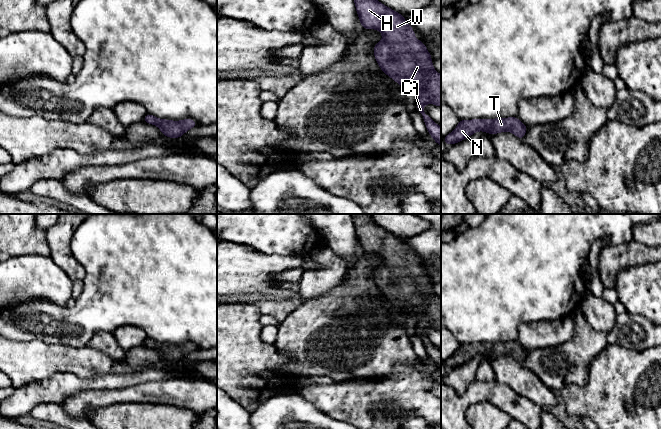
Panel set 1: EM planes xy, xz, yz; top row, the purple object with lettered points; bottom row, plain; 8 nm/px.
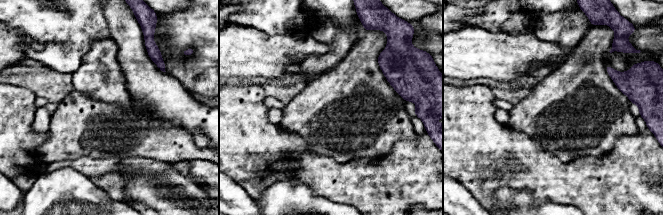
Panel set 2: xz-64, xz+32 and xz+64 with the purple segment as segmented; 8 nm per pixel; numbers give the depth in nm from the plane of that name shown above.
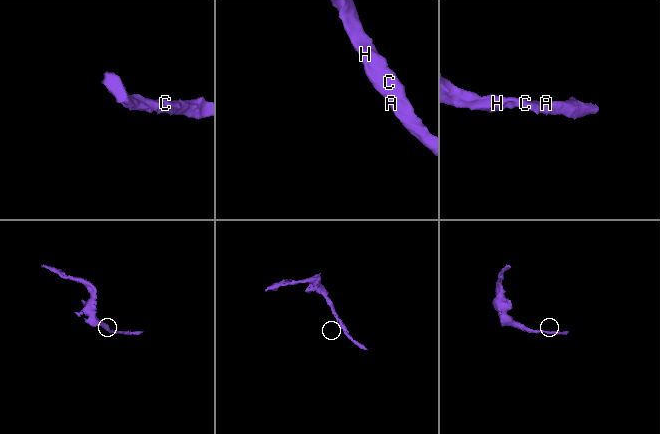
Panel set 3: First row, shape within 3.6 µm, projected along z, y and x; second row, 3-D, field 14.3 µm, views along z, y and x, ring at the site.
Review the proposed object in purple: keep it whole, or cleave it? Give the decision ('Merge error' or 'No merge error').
No merge error

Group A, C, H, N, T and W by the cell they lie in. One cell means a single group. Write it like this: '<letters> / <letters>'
A C H N T W

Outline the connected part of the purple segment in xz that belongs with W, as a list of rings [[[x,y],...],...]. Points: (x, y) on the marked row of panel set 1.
[[[354,0],[356,11],[365,29],[376,29],[382,33],[383,39],[374,45],[374,57],[381,70],[409,92],[416,92],[418,112],[422,115],[428,133],[441,146],[441,127],[424,111],[423,106],[431,103],[441,107],[441,75],[435,71],[431,54],[426,45],[415,38],[413,28],[403,15],[395,12],[378,0]]]

